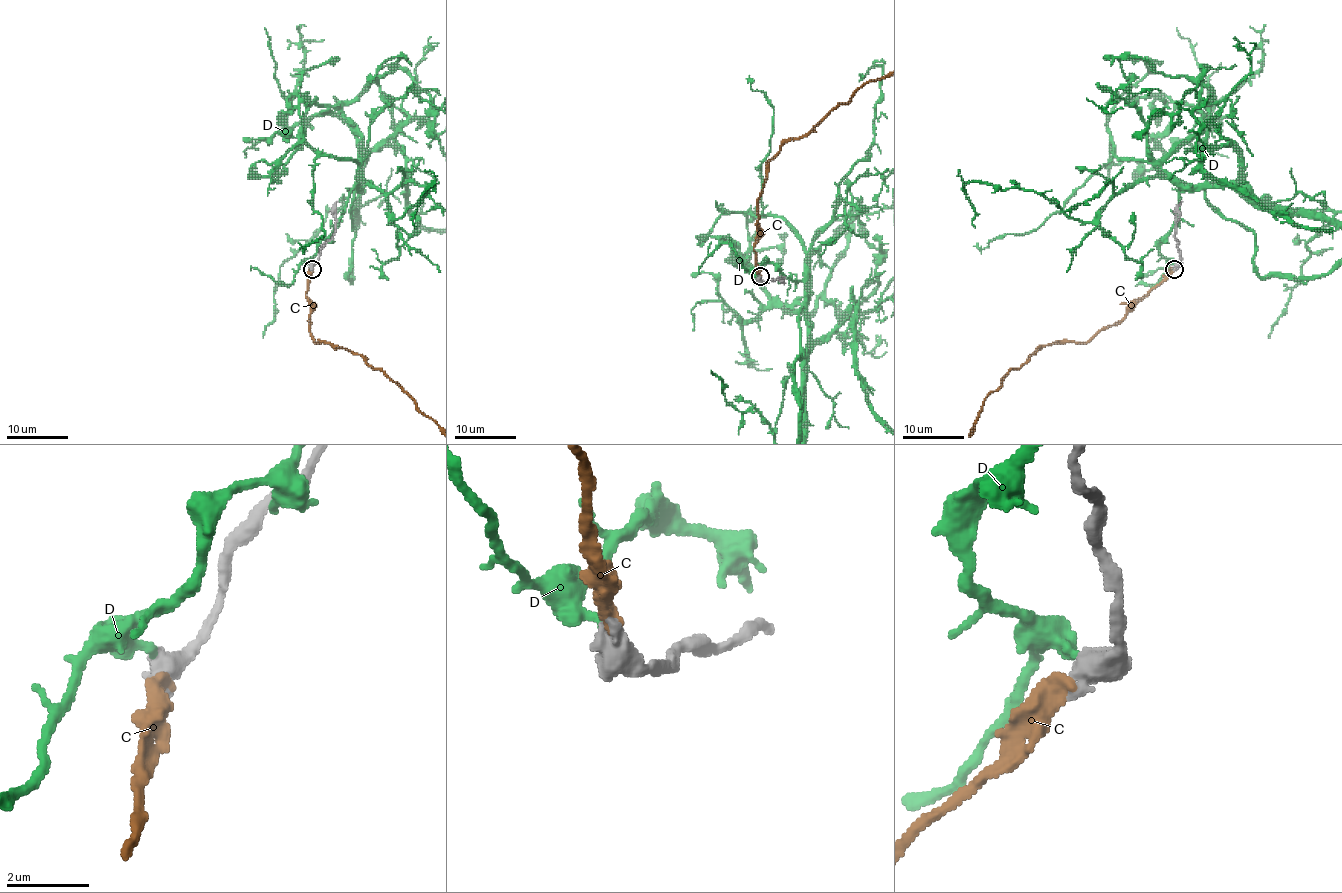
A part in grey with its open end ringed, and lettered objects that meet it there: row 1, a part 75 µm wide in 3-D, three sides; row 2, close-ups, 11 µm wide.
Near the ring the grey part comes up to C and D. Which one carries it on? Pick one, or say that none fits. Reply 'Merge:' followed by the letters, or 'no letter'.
Merge: C

